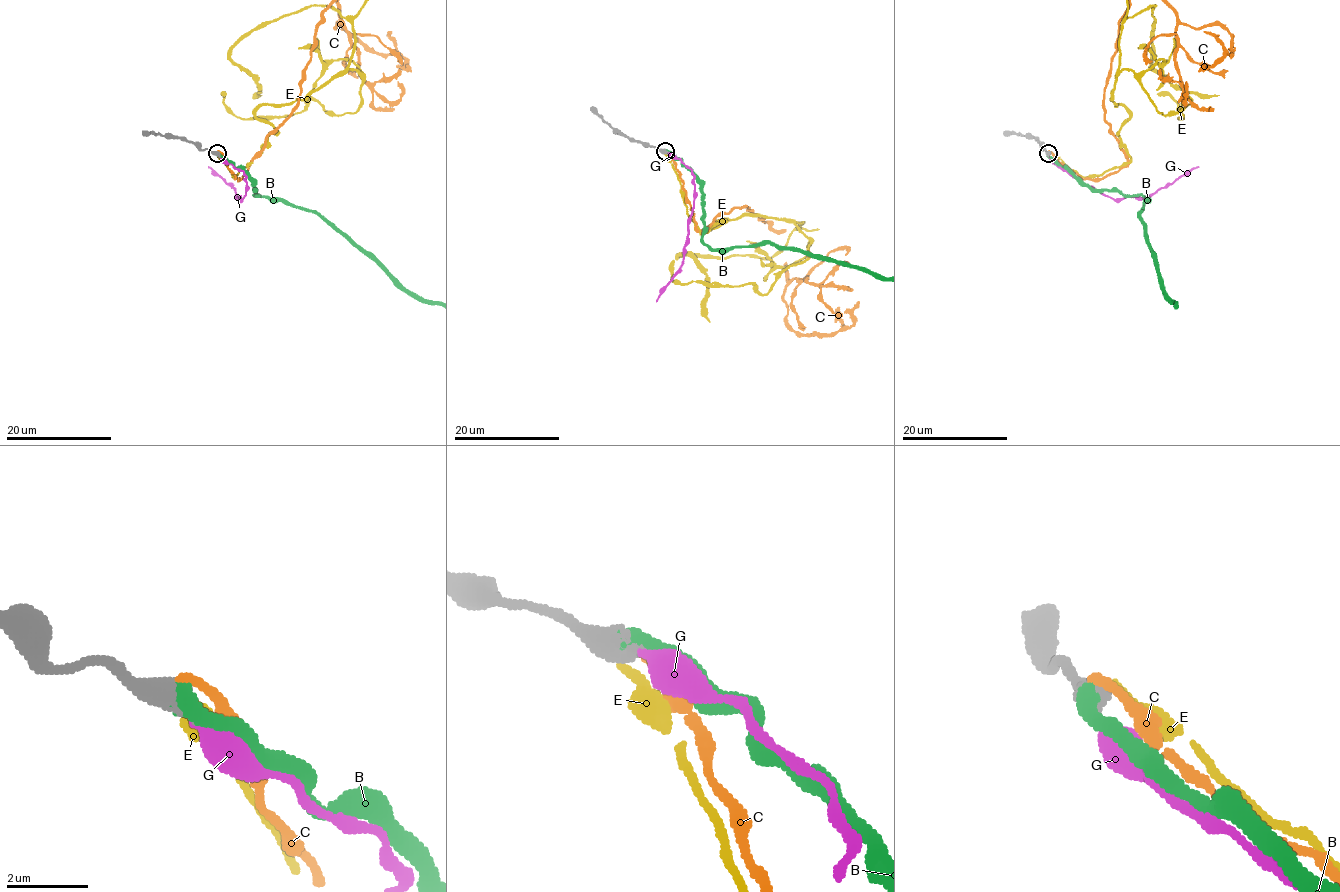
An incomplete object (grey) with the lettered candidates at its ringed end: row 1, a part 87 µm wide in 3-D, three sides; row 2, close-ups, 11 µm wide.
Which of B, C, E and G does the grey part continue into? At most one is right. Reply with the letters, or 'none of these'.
B

